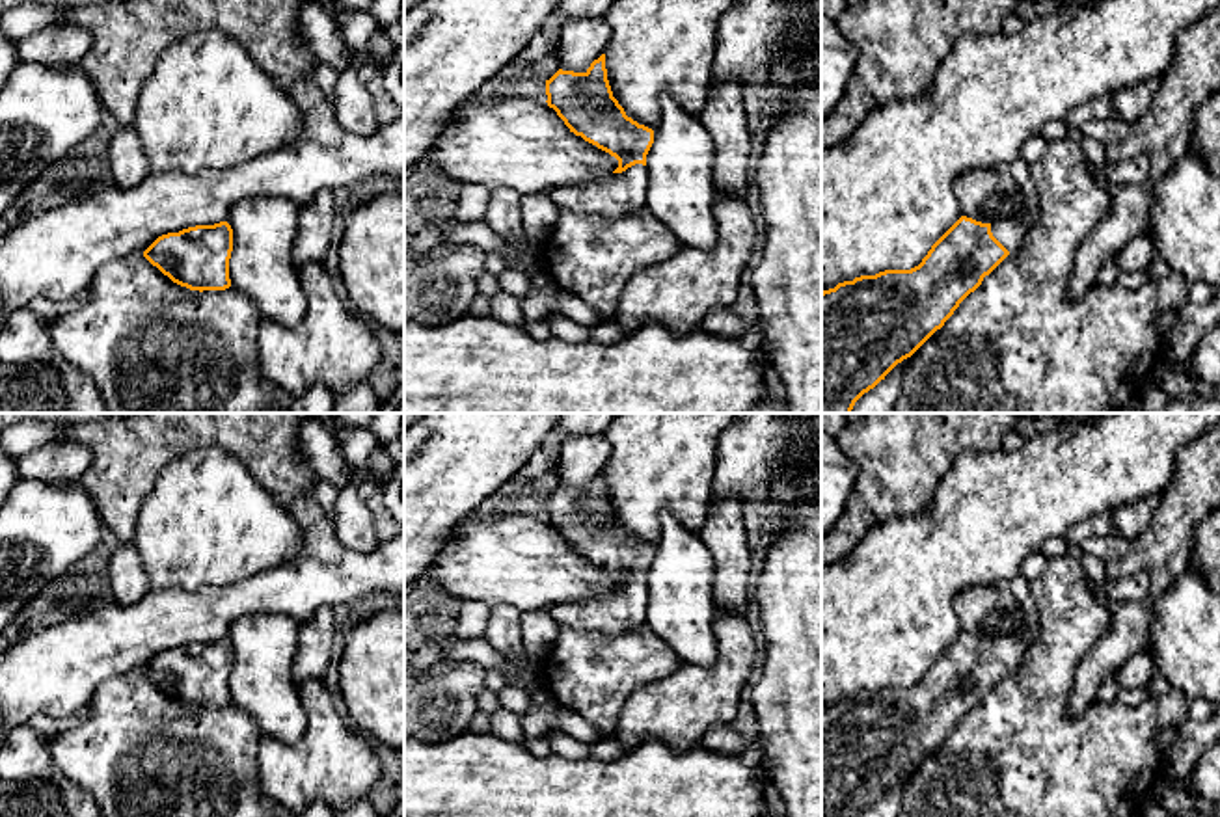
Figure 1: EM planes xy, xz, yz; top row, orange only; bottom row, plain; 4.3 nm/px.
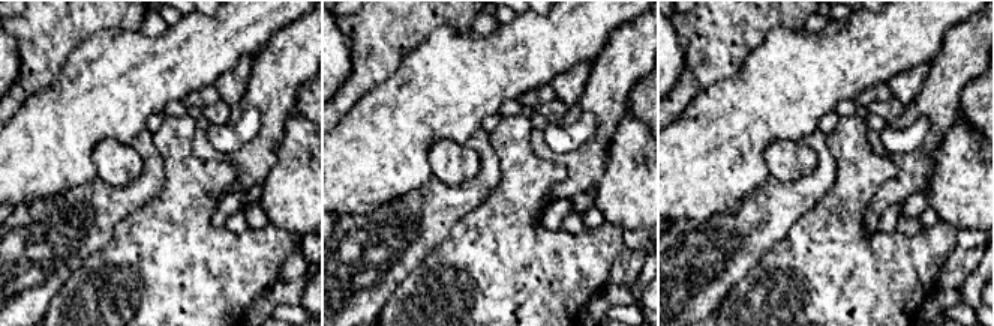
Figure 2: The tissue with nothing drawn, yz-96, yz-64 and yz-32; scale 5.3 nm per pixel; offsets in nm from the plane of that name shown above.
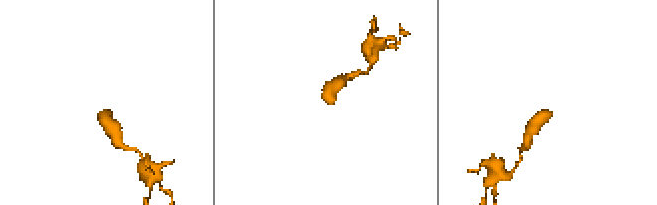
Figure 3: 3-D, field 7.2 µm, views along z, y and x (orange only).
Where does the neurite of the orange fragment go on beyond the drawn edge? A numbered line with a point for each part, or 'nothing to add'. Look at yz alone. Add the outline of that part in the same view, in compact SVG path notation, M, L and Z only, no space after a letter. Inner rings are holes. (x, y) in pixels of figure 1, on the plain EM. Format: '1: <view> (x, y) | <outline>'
1: yz (1010, 650) | M1017 575L1008 583L1008 588L1017 607L1026 616L1026 625L1021 633L1010 636L996 636L991 640L993 653L1013 670L1024 659L1026 651L1037 638L1037 610L1030 592L1032 583Z

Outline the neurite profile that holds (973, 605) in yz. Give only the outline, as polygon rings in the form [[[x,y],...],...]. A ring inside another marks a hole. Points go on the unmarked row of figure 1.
[[[1008,583],[996,586],[969,586],[954,599],[954,610],[963,633],[980,638],[985,622],[995,612],[1010,614],[1017,607]]]

